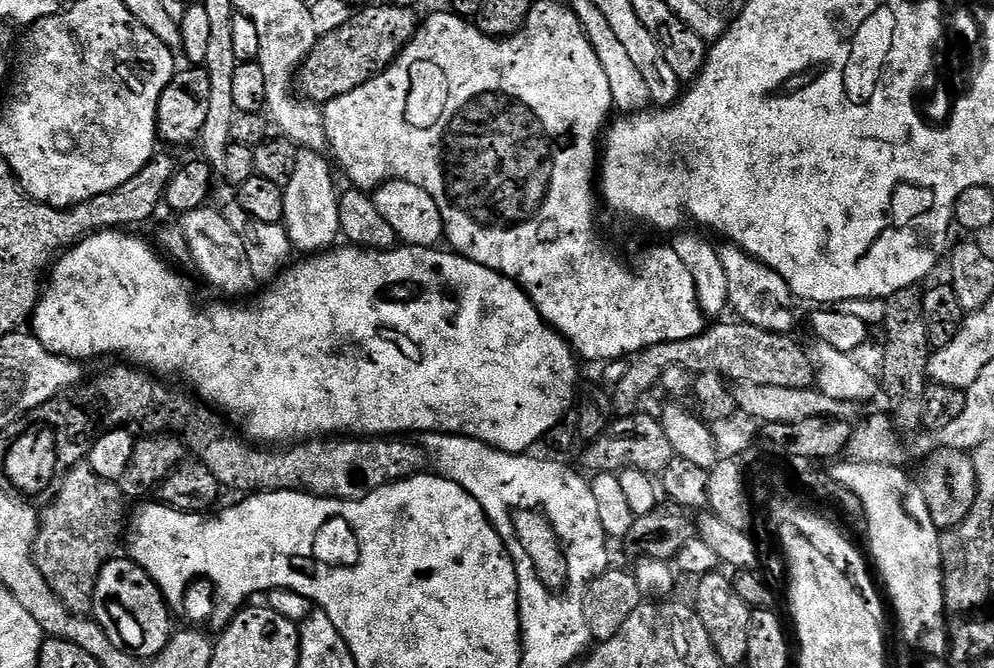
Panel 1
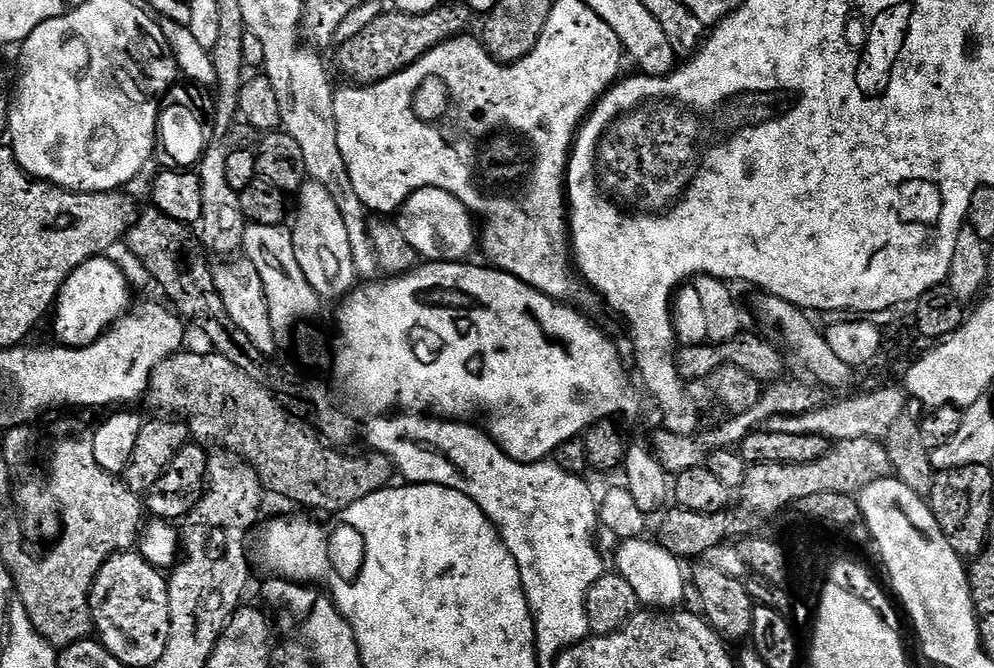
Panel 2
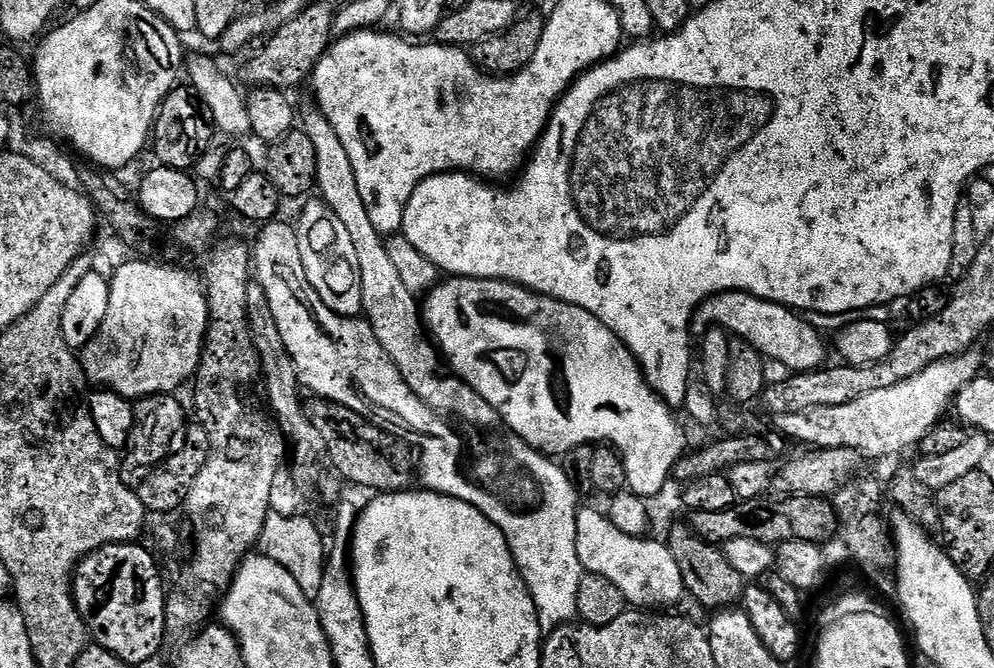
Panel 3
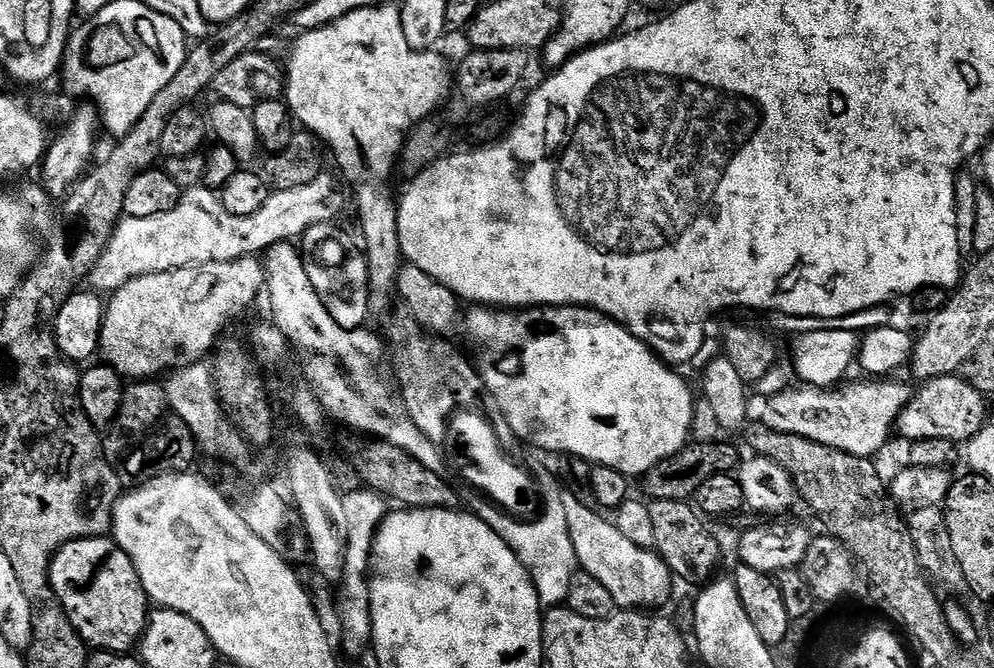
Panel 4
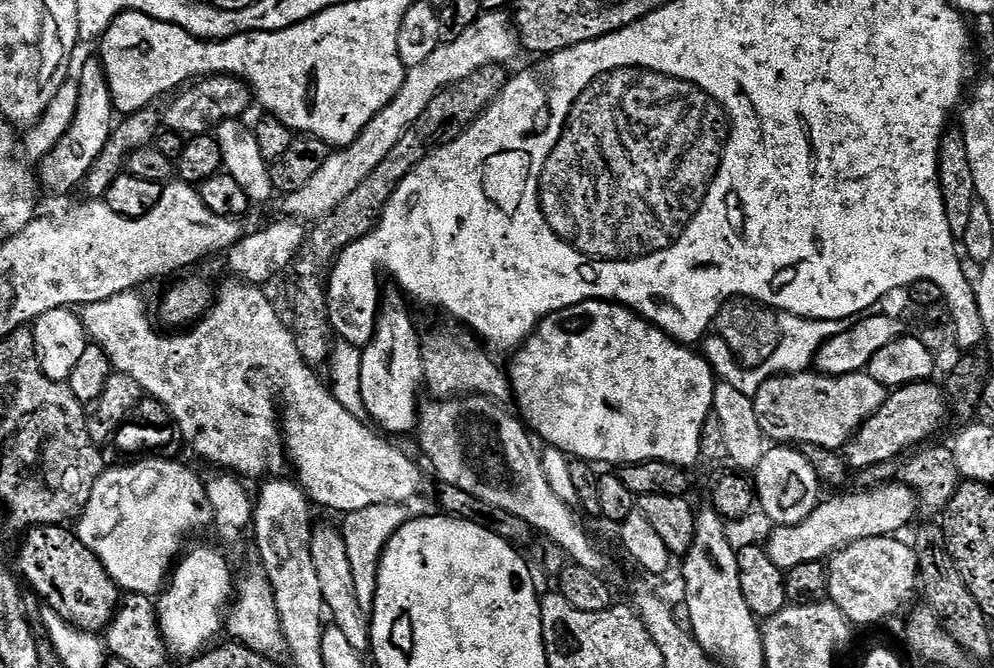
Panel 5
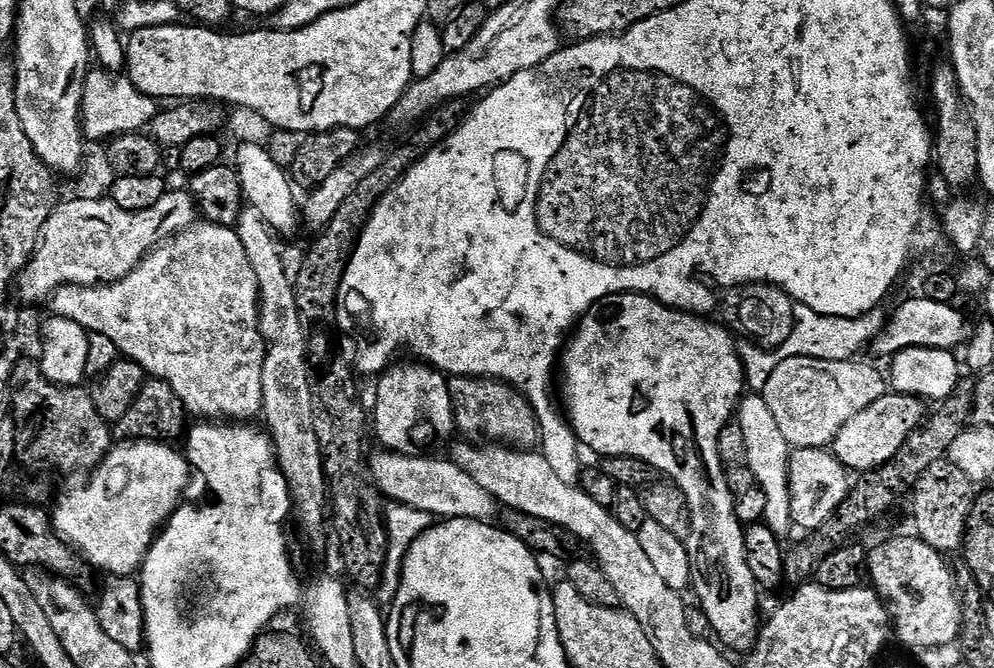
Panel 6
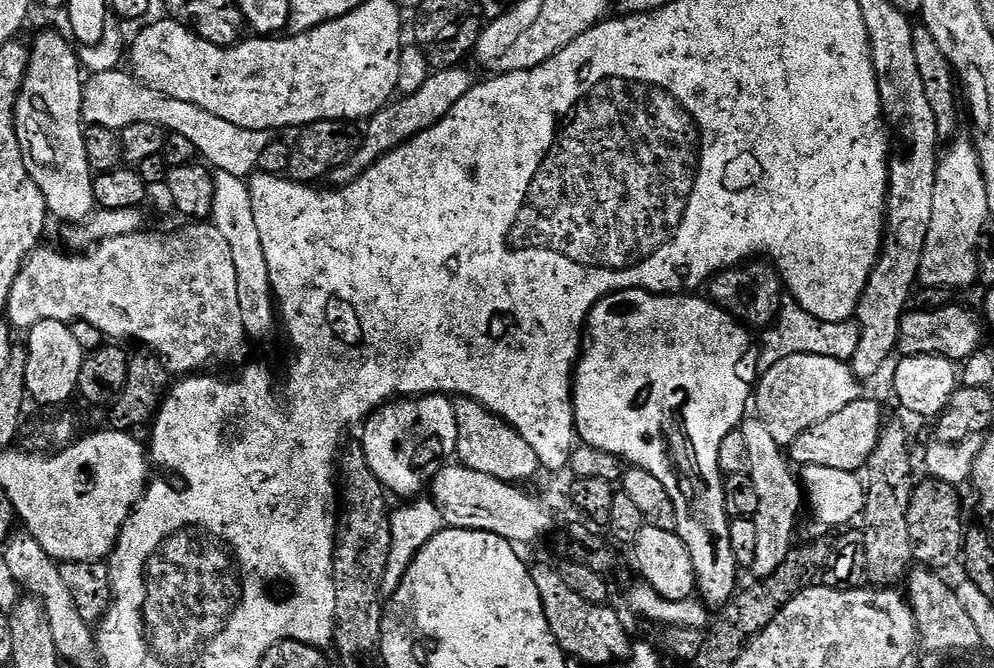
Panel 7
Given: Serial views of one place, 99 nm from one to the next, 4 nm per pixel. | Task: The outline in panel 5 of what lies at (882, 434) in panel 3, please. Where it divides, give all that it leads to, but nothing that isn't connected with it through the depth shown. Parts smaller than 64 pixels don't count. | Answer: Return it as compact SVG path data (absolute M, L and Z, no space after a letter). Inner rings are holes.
M815 370L800 373L790 373L770 377L757 390L754 401L758 418L758 425L769 441L779 442L784 446L805 446L843 449L852 439L860 427L884 405L886 389L883 384L874 382L867 371L846 374L845 376L822 376Z

